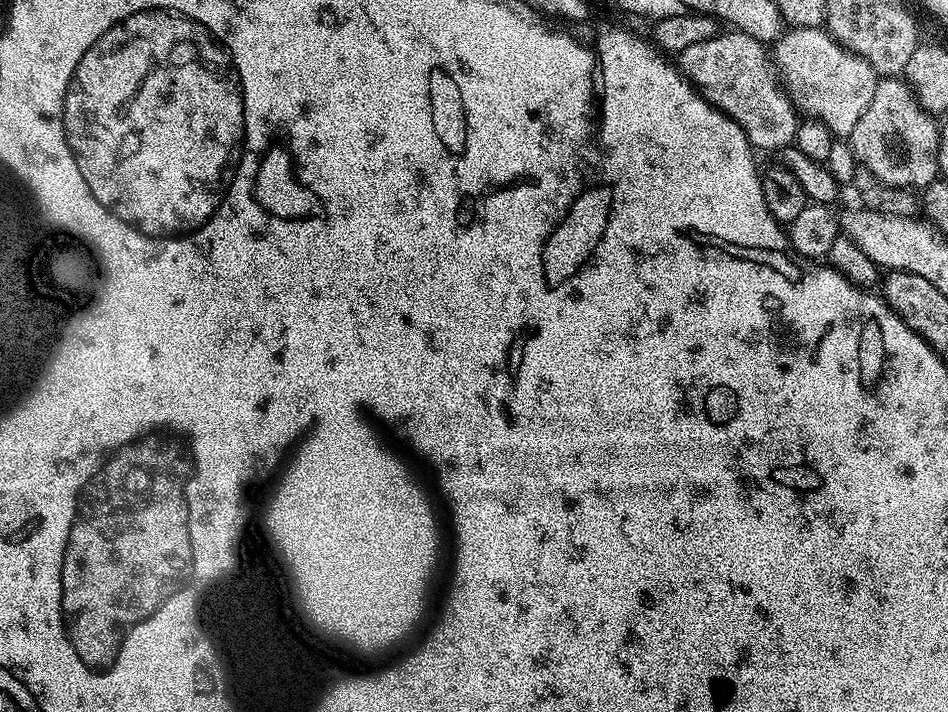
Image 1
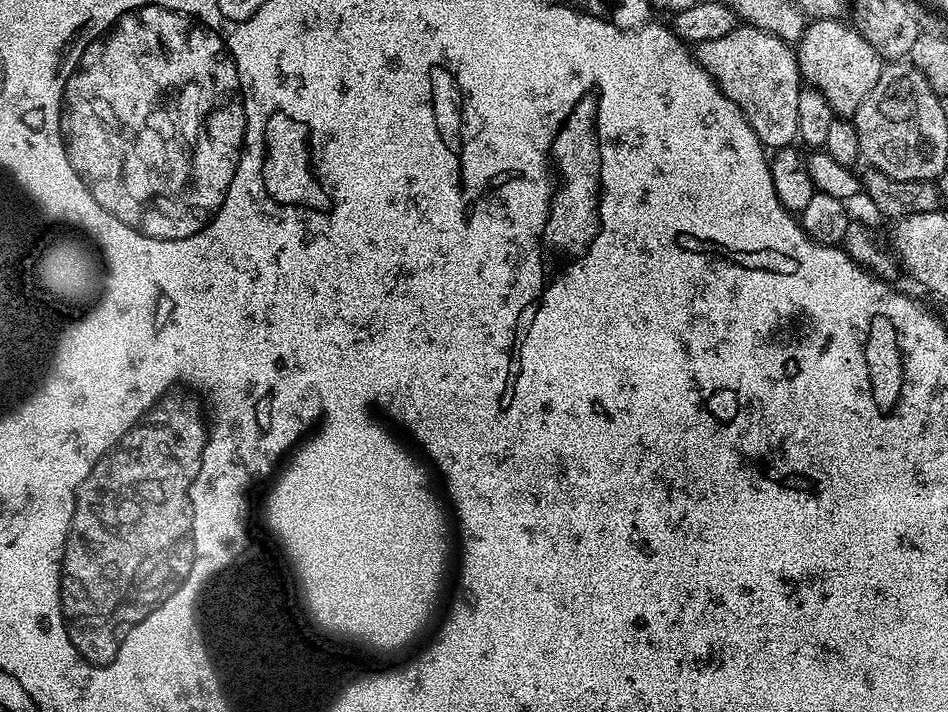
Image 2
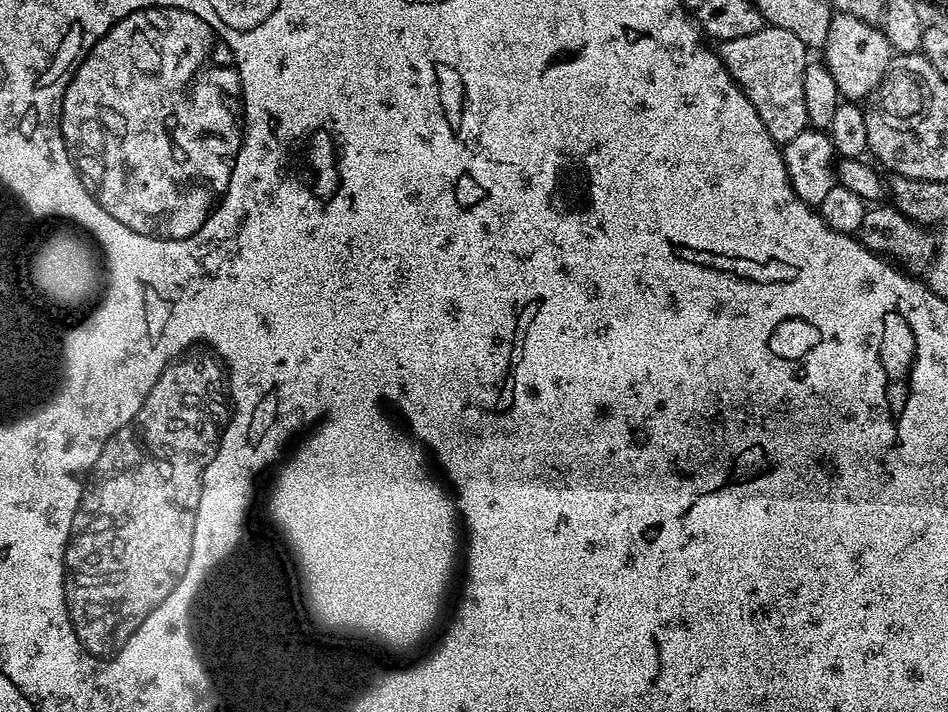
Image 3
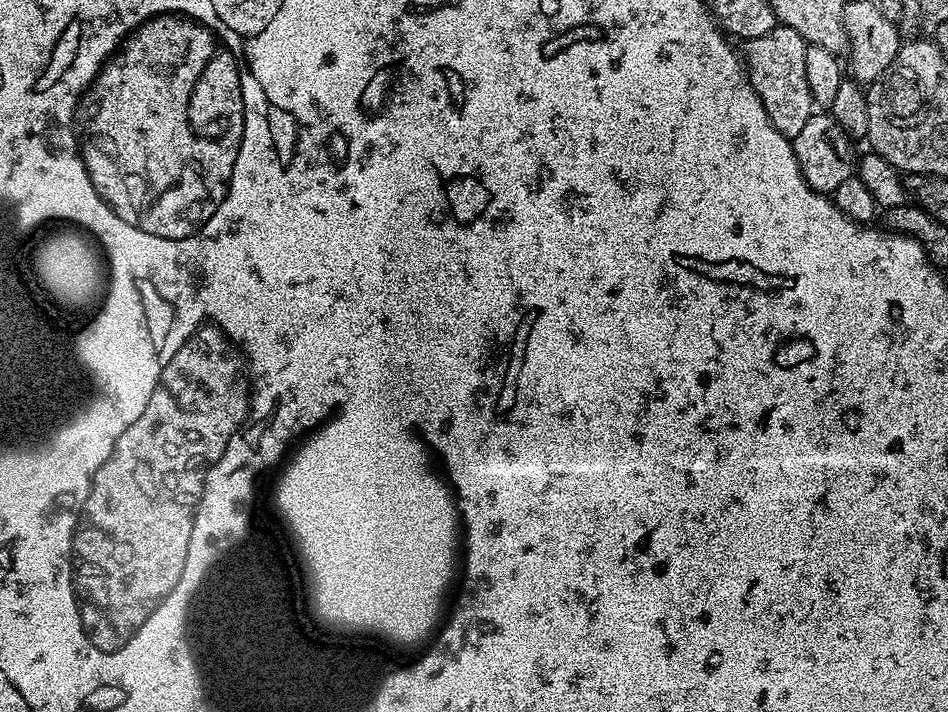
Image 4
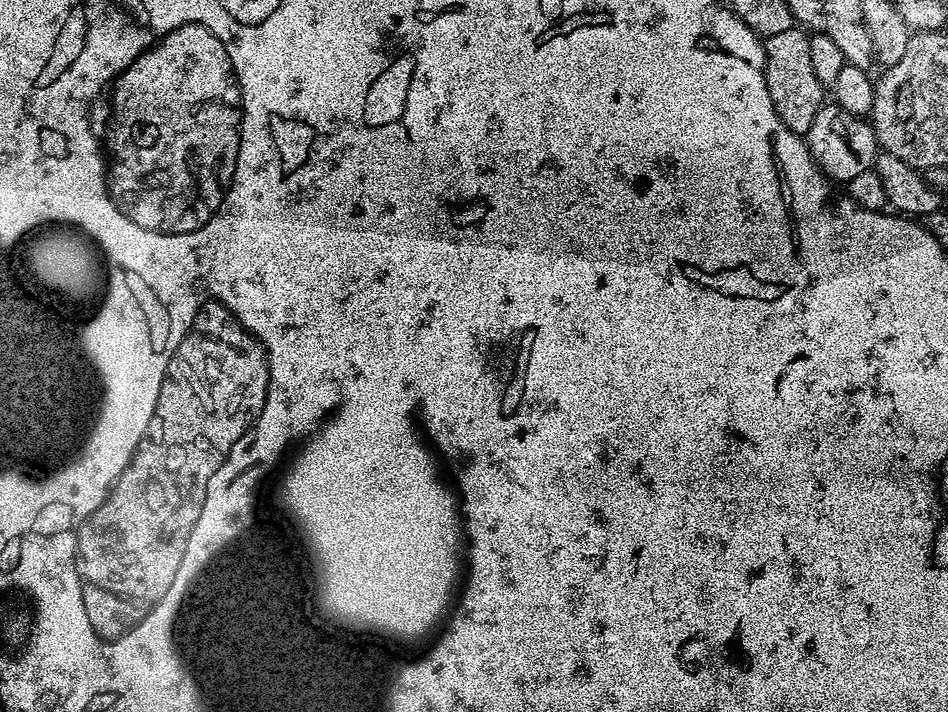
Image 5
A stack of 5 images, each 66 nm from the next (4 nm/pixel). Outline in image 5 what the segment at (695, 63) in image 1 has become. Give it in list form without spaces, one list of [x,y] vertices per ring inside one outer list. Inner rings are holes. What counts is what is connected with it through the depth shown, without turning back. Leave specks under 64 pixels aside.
[[[794,26],[764,40],[764,77],[770,90],[770,102],[774,102],[774,110],[786,127],[801,134],[808,133],[814,114],[818,114],[820,105],[826,100],[825,85],[818,82],[814,65],[810,62],[808,37],[807,31]]]

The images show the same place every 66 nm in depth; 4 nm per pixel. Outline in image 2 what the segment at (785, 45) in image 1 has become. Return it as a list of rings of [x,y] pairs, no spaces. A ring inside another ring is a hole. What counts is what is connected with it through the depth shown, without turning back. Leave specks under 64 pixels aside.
[[[840,18],[812,20],[805,27],[794,51],[803,83],[817,88],[826,102],[830,102],[837,117],[852,118],[866,94],[874,90],[874,82],[878,82],[880,77],[882,58],[855,27],[844,25],[844,22]]]

